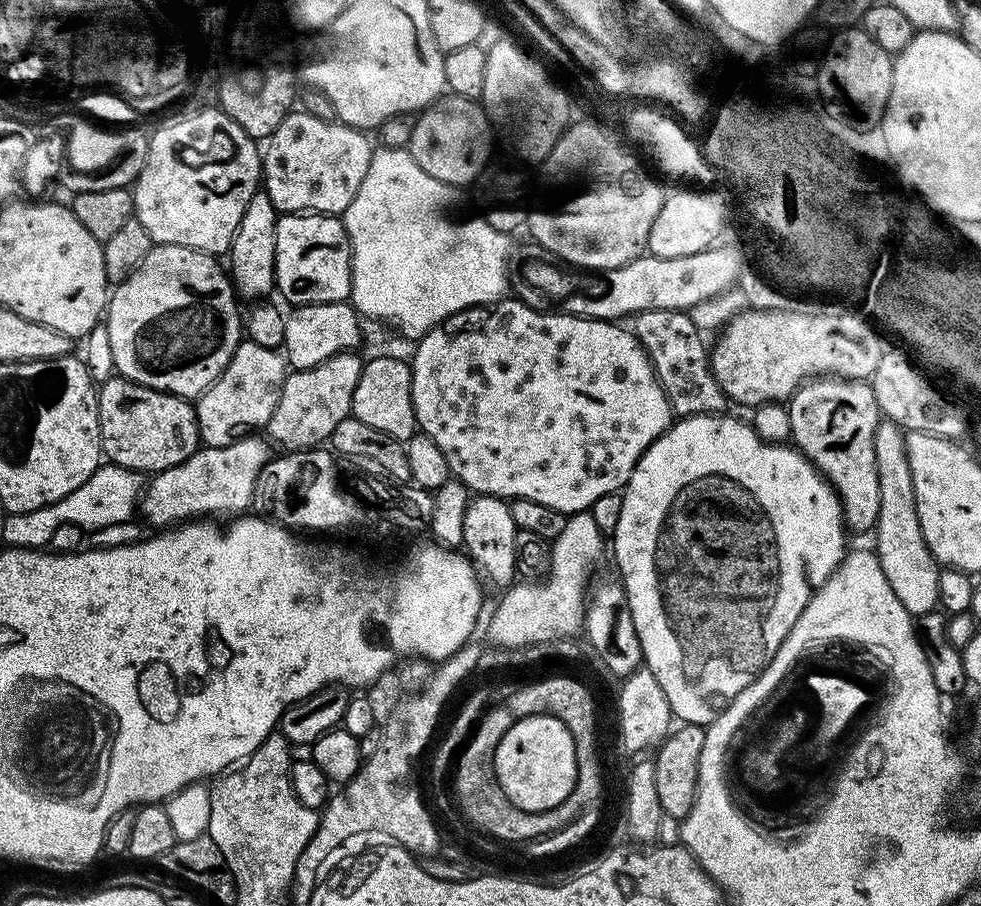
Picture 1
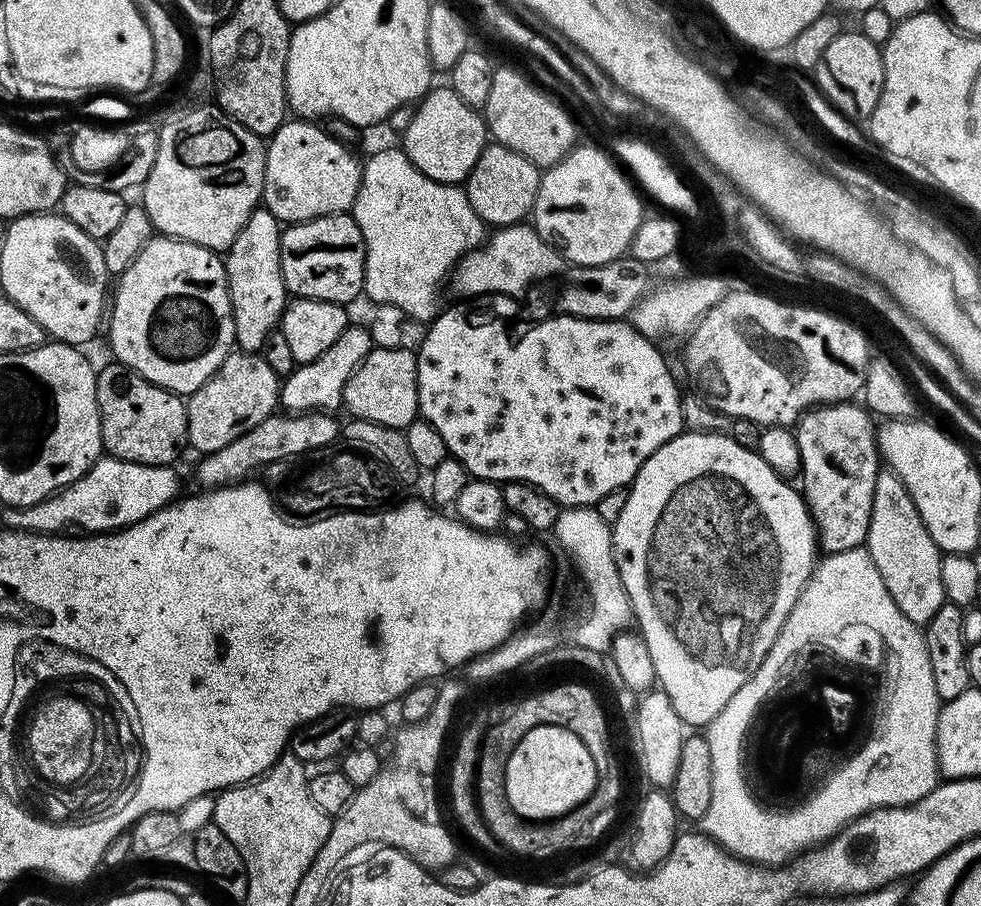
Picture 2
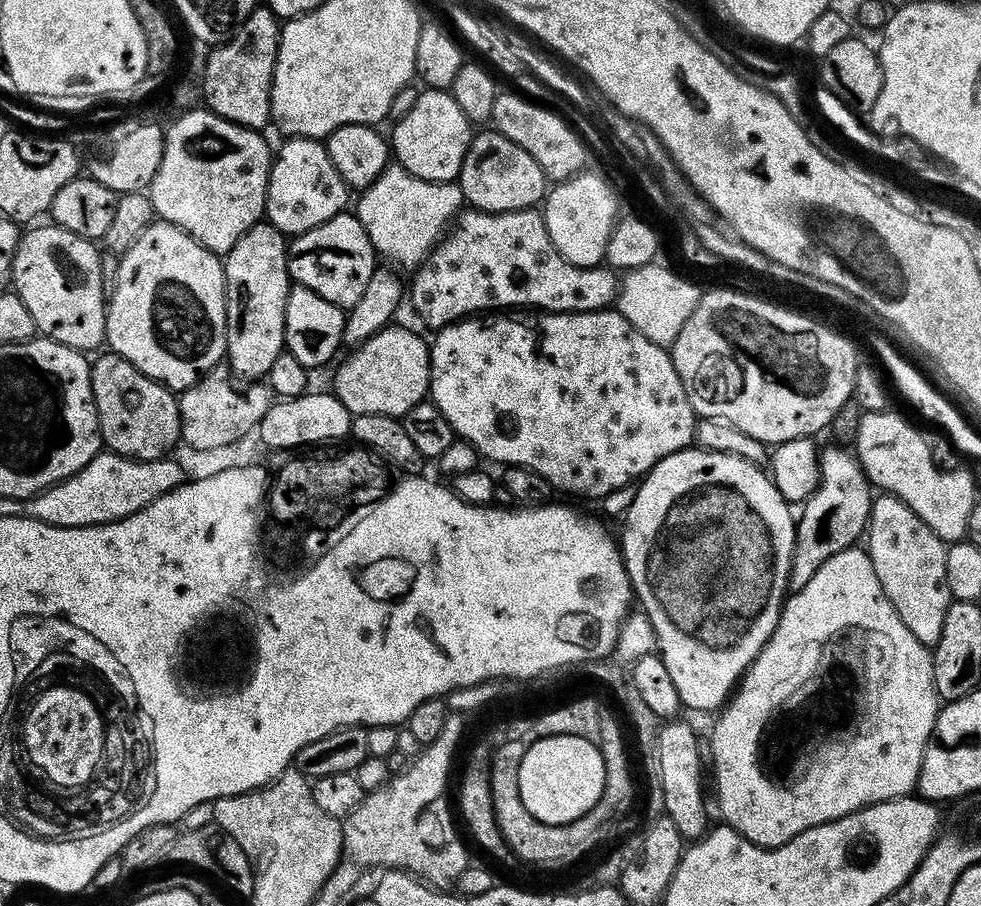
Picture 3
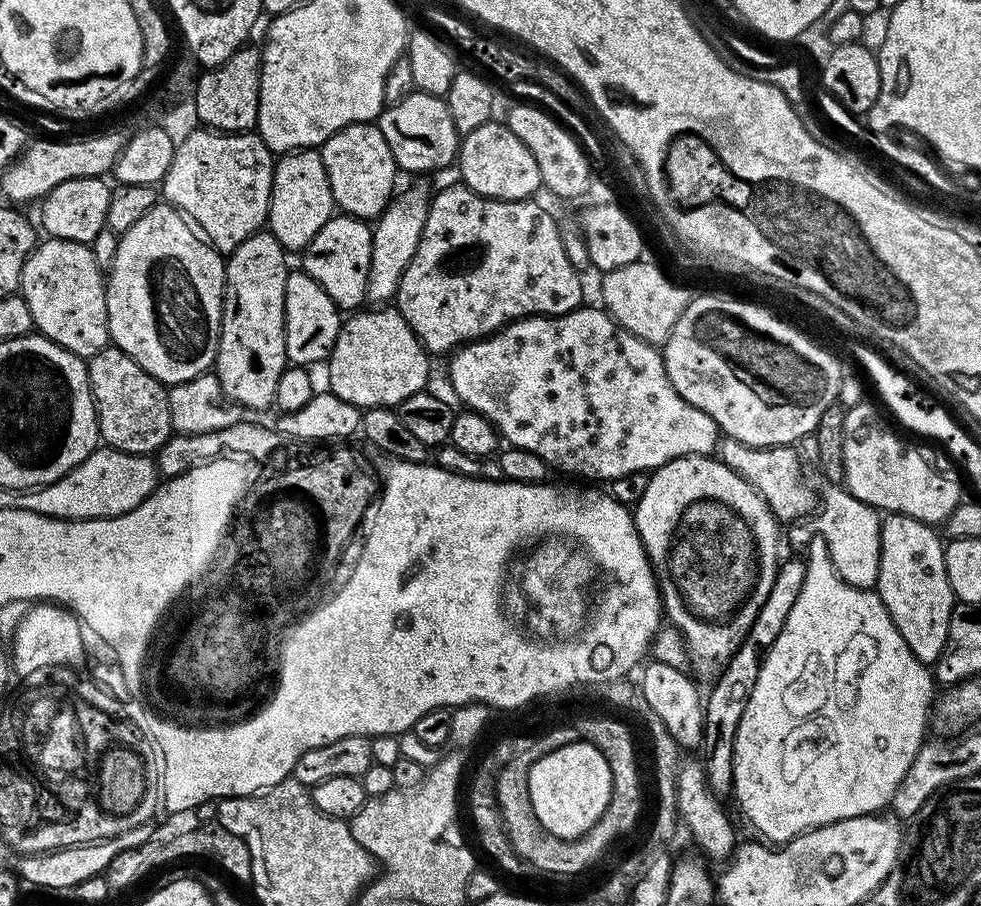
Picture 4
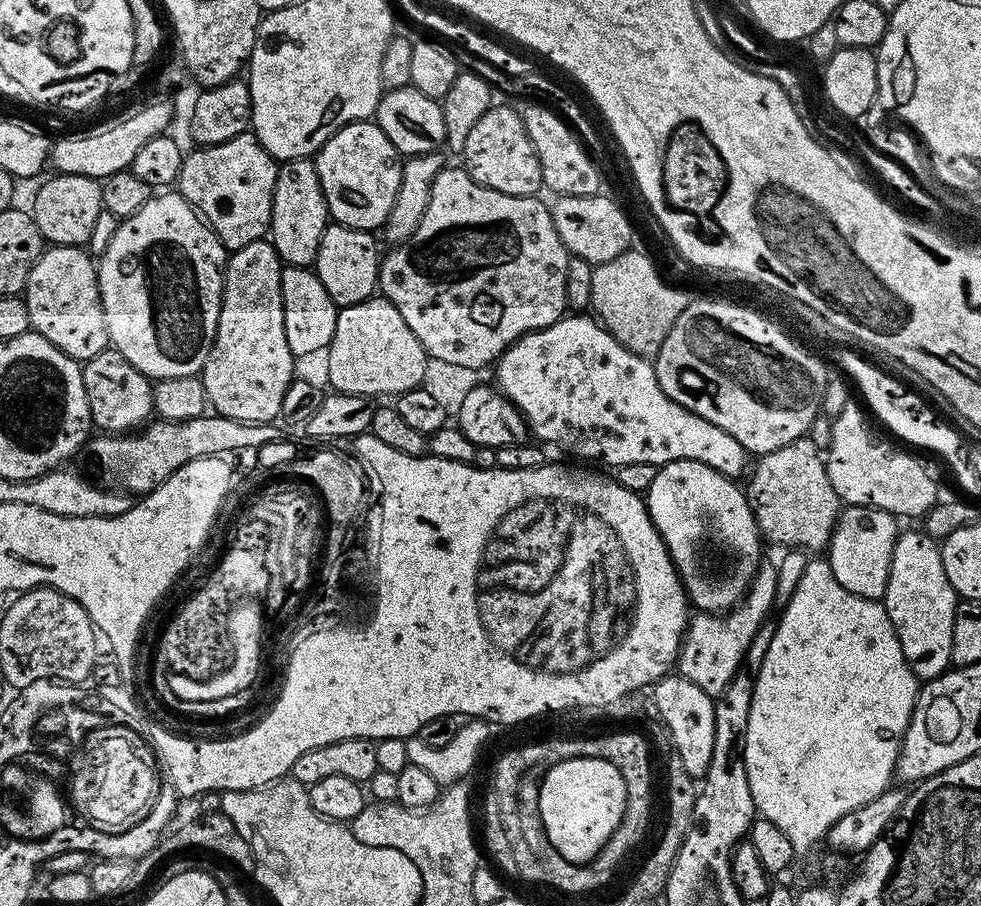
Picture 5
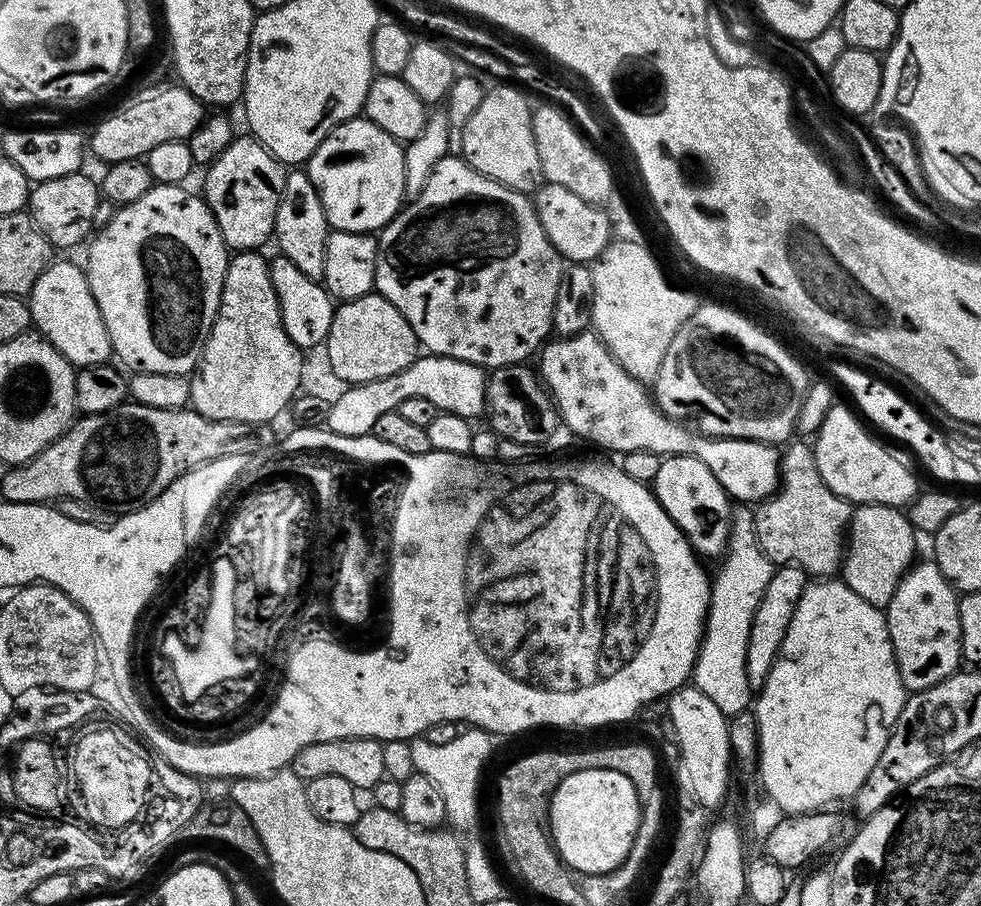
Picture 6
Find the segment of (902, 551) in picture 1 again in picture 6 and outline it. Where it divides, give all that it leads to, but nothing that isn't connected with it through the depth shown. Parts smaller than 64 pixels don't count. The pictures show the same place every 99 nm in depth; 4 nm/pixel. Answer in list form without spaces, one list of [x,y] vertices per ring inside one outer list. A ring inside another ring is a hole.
[[[935,562],[920,563],[913,563],[908,573],[900,579],[886,609],[898,674],[909,693],[938,686],[938,682],[953,676],[962,664],[958,593]]]

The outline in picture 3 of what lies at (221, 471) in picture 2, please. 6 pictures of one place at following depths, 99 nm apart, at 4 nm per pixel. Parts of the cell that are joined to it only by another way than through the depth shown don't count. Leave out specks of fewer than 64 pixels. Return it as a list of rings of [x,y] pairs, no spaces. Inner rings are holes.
[[[309,390],[302,396],[295,396],[289,400],[277,399],[266,410],[260,420],[258,437],[268,448],[300,448],[303,444],[324,444],[327,440],[340,440],[347,437],[352,430],[352,413],[342,406],[342,402],[331,391],[315,392]]]

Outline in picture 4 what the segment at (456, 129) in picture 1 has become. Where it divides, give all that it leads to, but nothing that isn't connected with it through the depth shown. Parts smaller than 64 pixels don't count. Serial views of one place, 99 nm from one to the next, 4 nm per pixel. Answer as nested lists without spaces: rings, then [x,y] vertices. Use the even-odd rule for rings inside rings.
[[[422,91],[411,92],[402,102],[390,104],[378,117],[378,127],[382,130],[382,138],[386,138],[386,146],[394,154],[394,162],[401,173],[404,172],[436,172],[439,168],[453,167],[457,159],[462,136],[456,131],[454,118],[451,117],[444,98],[431,96]]]

